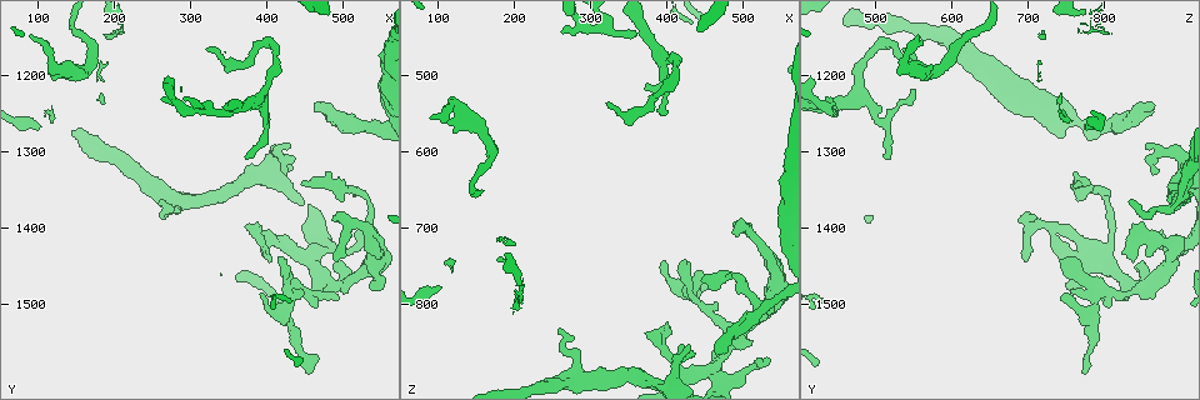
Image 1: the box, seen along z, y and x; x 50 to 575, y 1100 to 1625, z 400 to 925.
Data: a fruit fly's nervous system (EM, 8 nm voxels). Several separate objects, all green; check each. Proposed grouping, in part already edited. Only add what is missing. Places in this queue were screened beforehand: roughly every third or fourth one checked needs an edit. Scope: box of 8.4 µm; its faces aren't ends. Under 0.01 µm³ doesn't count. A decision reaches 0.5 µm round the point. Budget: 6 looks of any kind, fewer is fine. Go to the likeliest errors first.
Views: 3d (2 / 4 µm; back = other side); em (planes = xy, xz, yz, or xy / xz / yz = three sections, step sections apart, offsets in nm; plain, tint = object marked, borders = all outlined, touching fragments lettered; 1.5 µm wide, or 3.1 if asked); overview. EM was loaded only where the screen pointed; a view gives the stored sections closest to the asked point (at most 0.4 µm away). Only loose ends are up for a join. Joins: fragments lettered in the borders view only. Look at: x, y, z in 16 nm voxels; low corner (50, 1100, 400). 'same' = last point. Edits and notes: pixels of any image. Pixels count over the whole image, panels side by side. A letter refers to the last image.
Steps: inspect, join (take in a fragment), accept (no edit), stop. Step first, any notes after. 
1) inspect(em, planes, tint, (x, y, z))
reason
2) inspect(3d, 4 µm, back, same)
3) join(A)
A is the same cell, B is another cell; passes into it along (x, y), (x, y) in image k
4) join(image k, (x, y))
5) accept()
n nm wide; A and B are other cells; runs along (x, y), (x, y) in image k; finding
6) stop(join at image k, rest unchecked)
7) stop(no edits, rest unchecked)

inspect(em, xz, step 4, tint, (320, 1165, 535))
free end

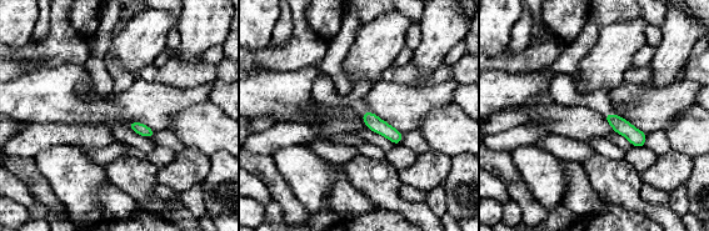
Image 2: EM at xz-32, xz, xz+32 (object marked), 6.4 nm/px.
inspect(em, planes, borders, same)
another direction

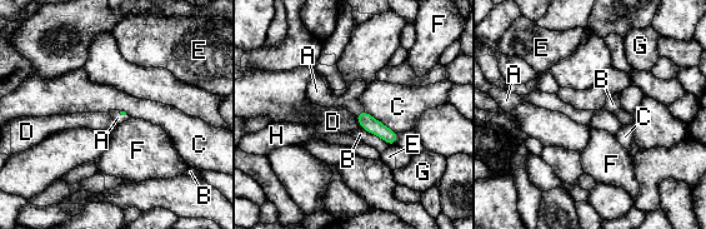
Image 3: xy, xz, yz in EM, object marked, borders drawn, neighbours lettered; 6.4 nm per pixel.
join(A)
A is the same cell, B, C, D, E, F, G and H are other cells; passes into it along (367, 123), (360, 111), (348, 98) in image 3; it goes on there

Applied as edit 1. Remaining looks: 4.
inspect(em, xy, step 8, tint, (540, 1420, 730))

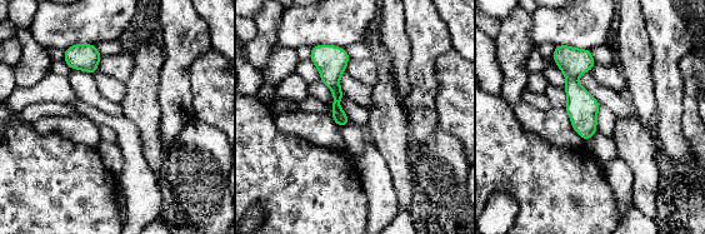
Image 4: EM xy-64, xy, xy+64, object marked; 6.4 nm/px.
inspect(em, yz, step 8, borders, same)
cut it another way

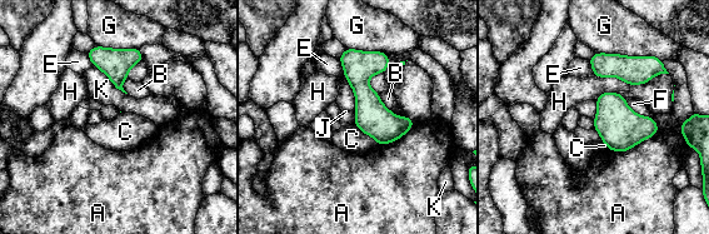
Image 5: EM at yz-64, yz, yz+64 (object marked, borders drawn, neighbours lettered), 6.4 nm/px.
accept()
G touches over 440 nm; A, B, C, E, F, G, H, J and K are other cells; border along (94, 65), (116, 88), (126, 94) in image 5; none of them fits

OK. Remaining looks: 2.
stop(join at image 3, rest unchecked)

